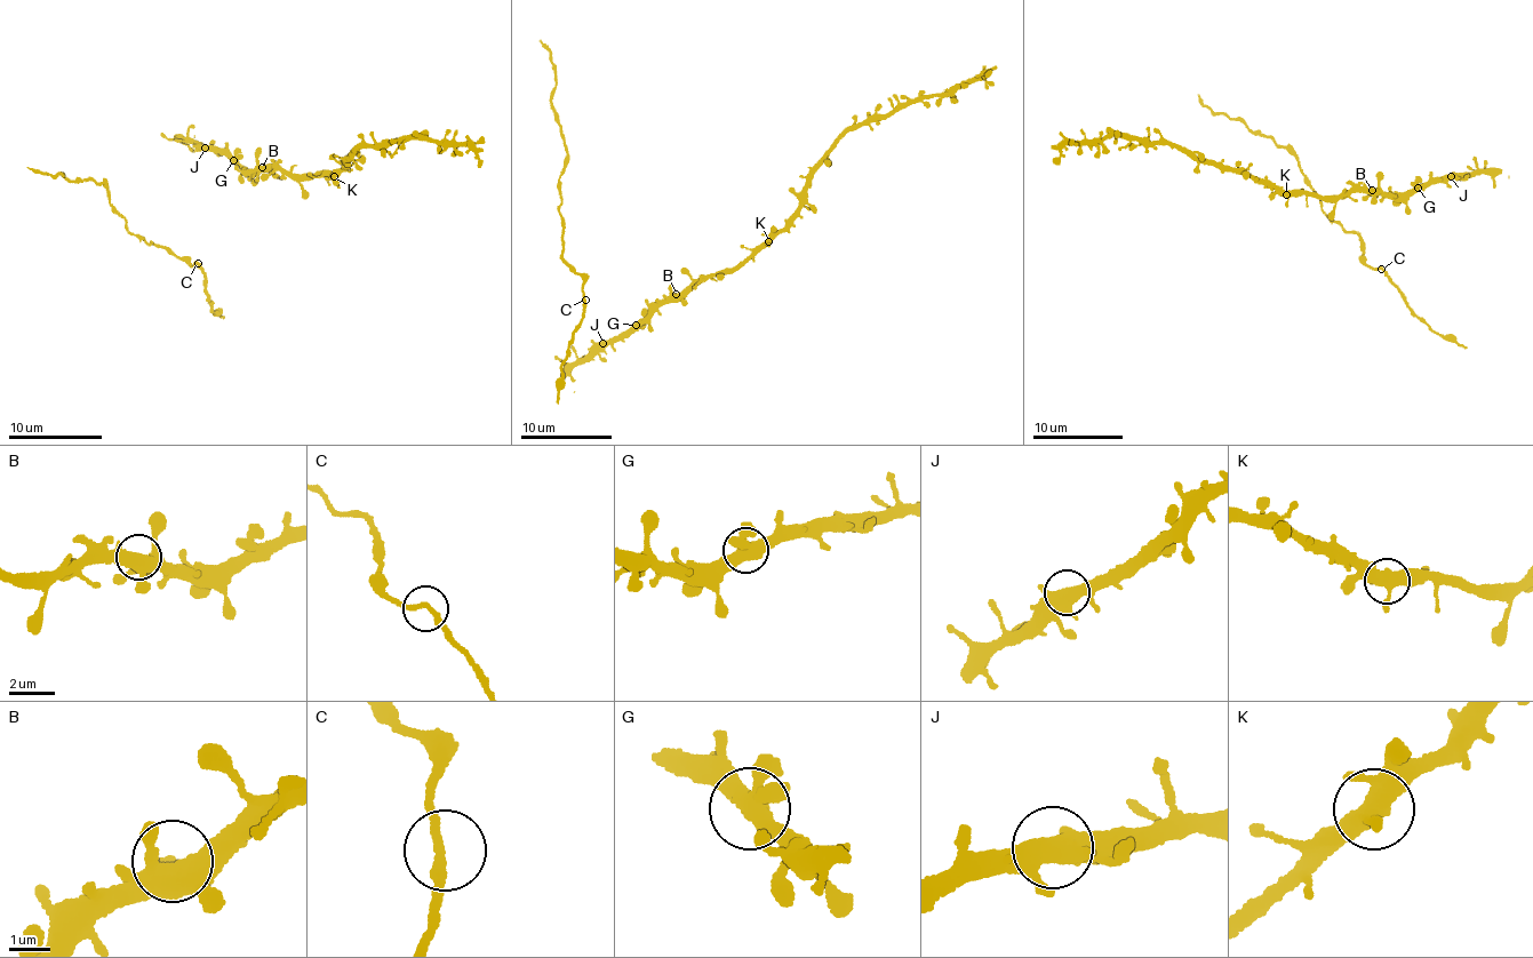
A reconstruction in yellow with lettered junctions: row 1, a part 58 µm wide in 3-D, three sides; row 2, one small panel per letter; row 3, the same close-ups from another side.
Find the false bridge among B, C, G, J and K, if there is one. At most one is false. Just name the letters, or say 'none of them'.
none of them

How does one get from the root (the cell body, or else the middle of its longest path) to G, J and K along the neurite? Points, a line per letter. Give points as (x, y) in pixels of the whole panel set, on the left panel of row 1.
G: (265, 170), (247, 170), (236, 166), (233, 160)
J: (265, 170), (249, 168), (246, 172), (228, 157), (205, 148)
K: (265, 170), (279, 168), (316, 177), (325, 173), (333, 177)

